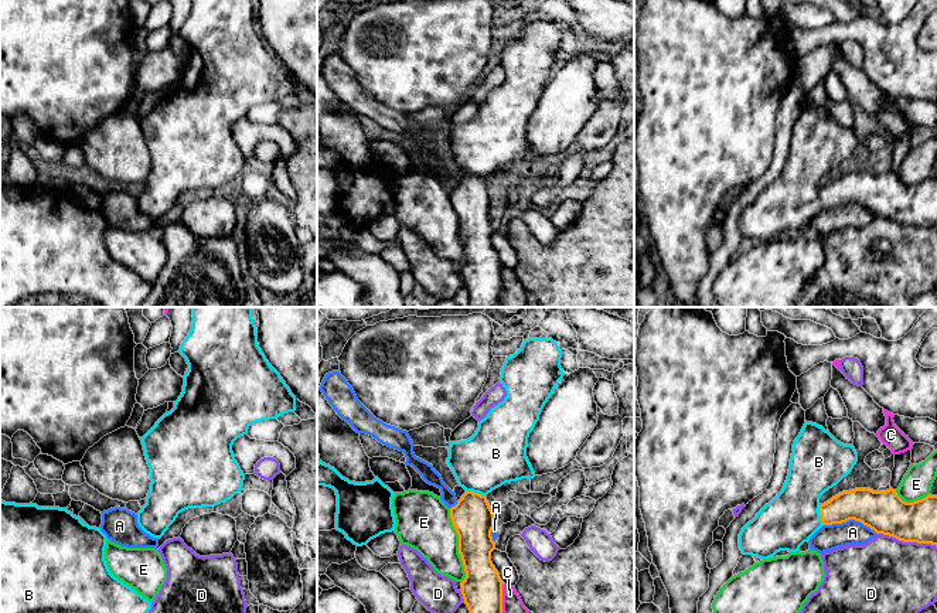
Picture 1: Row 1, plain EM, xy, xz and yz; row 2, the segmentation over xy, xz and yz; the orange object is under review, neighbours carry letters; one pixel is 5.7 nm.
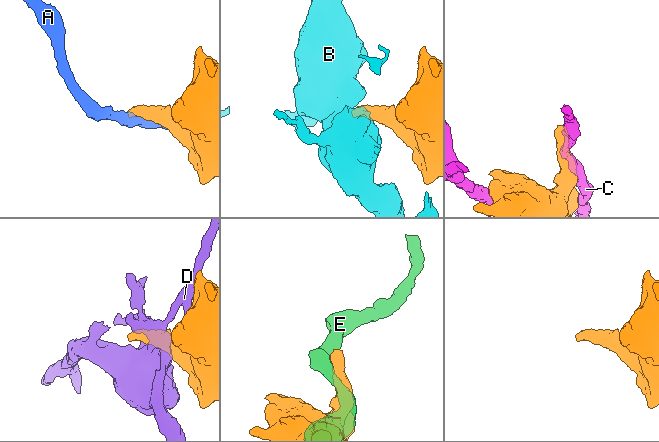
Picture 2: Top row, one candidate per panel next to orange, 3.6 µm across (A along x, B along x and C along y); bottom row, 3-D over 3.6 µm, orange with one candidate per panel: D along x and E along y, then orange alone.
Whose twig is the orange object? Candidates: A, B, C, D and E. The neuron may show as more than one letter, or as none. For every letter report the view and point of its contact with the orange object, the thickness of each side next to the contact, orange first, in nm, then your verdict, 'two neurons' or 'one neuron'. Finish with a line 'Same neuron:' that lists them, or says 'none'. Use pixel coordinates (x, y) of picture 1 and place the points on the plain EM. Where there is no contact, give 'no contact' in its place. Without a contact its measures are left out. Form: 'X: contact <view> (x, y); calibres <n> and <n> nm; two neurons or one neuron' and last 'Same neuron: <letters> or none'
A: contact yz (849, 201); calibres 240 and 140 nm; two neurons
B: contact yz (820, 197); calibres 190 and 300 nm; one neuron
C: contact xz (501, 286); calibres 240 and 160 nm; two neurons
D: contact yz (906, 224); calibres 240 and 480 nm; two neurons
E: contact xz (459, 228); calibres 240 and 320 nm; two neurons
Same neuron: B

